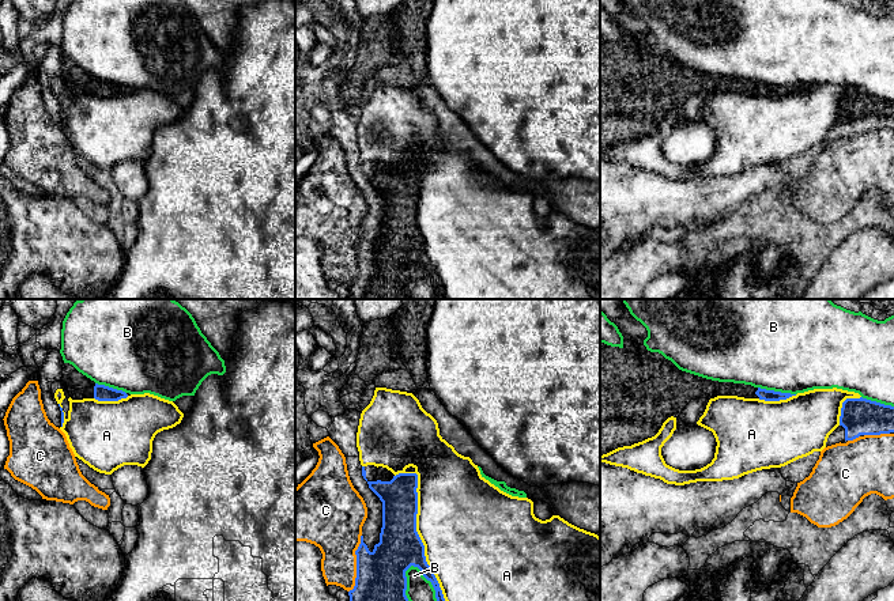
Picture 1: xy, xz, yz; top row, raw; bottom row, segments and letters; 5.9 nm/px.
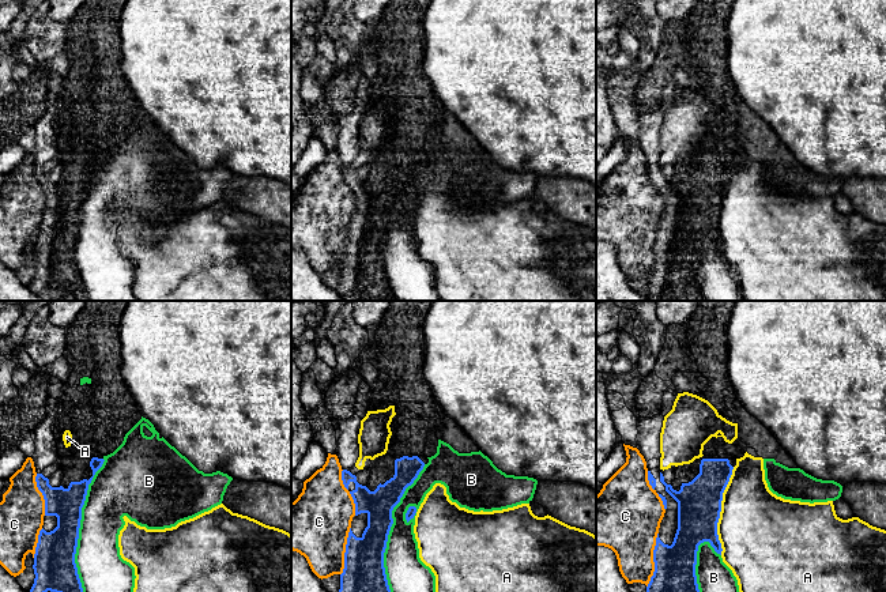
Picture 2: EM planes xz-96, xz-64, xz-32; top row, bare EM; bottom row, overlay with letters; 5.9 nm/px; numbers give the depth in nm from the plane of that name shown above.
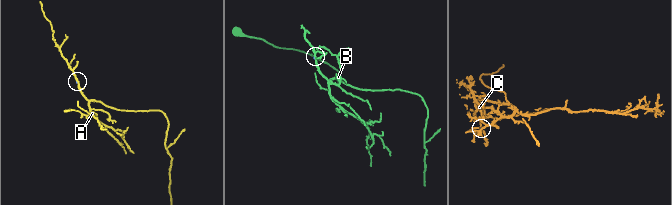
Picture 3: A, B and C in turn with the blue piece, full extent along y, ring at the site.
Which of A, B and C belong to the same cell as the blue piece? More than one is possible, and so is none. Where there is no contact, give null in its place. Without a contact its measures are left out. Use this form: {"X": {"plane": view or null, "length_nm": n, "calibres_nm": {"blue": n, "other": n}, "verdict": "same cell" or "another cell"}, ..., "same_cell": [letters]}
{"A": {"plane": "xz", "length_nm": 800, "calibres_nm": {"blue": 260, "other": 480}, "verdict": "another cell"}, "B": {"plane": "xz", "length_nm": 260, "calibres_nm": {"blue": 240, "other": 140}, "verdict": "another cell"}, "C": {"plane": "xz", "length_nm": 360, "calibres_nm": {"blue": 280, "other": 300}, "verdict": "another cell"}, "same_cell": []}

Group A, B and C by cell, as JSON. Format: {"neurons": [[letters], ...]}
{"neurons": [["A"], ["B"], ["C"]]}

